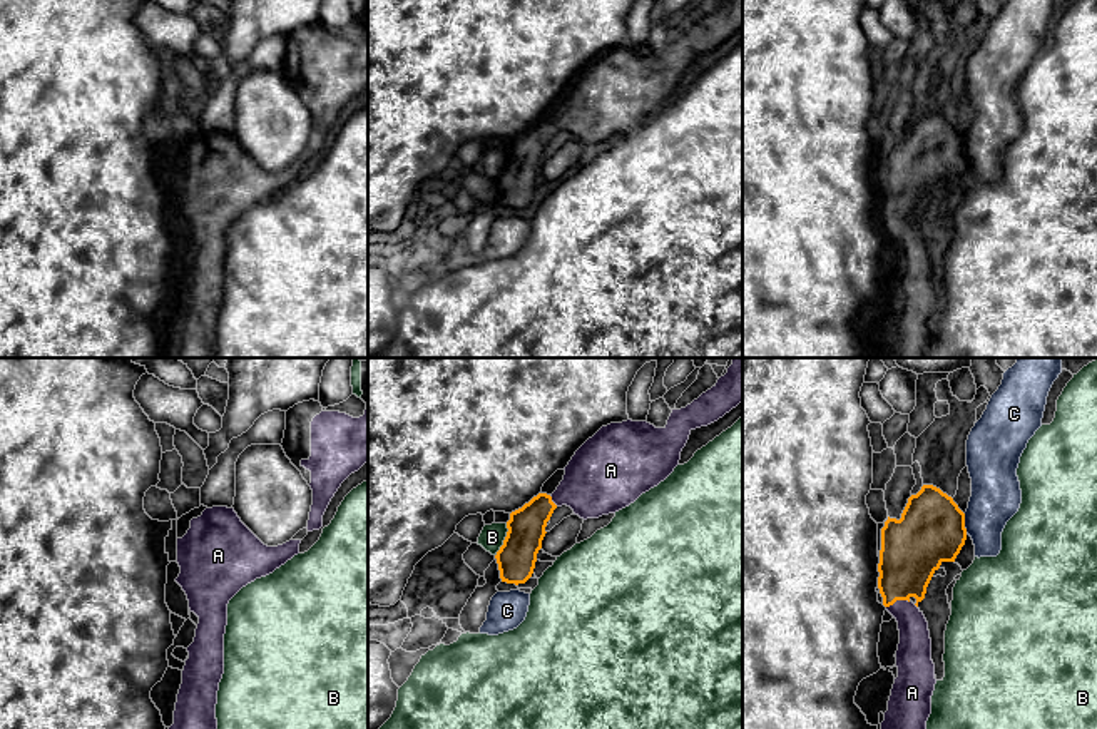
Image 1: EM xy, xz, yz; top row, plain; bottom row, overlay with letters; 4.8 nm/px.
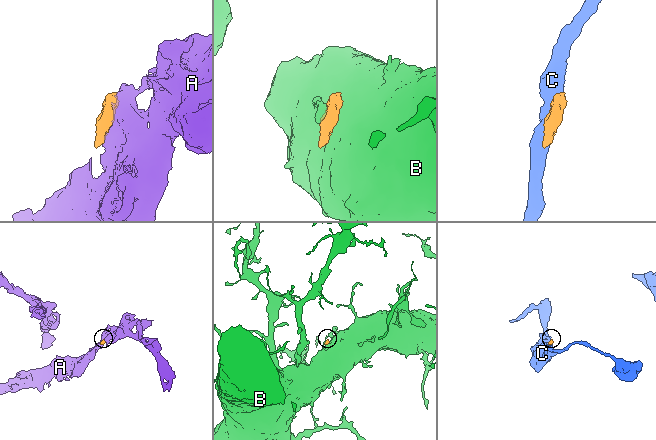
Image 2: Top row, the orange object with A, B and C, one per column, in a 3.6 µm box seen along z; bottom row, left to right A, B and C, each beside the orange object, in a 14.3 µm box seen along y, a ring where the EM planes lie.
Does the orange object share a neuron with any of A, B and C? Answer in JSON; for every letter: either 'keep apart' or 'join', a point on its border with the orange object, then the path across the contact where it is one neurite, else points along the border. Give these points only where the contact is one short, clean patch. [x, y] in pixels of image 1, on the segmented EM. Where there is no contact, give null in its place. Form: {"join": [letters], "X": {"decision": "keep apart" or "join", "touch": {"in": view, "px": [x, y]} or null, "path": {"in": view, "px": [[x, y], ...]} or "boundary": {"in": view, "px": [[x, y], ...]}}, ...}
{"join": ["A"], "A": {"decision": "join", "touch": {"in": "yz", "px": [897, 599]}}, "B": {"decision": "keep apart", "touch": {"in": "xz", "px": [504, 540]}, "boundary": {"in": "xz", "px": [[507, 524], [504, 544], [495, 555]]}}, "C": {"decision": "keep apart", "touch": {"in": "yz", "px": [964, 524]}, "boundary": {"in": "yz", "px": [[964, 514], [967, 532]]}}}

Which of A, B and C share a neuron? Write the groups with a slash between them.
A / B / C

